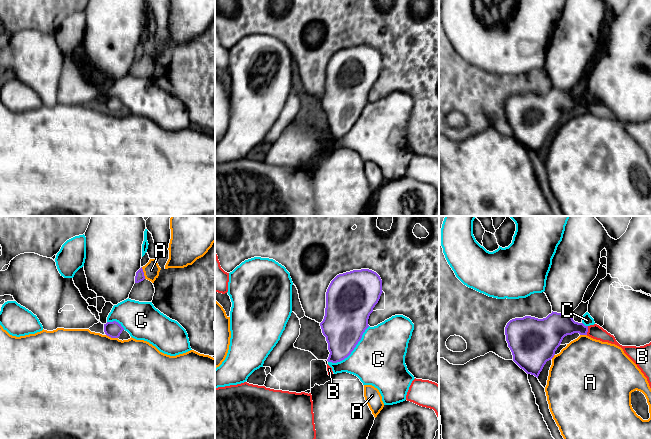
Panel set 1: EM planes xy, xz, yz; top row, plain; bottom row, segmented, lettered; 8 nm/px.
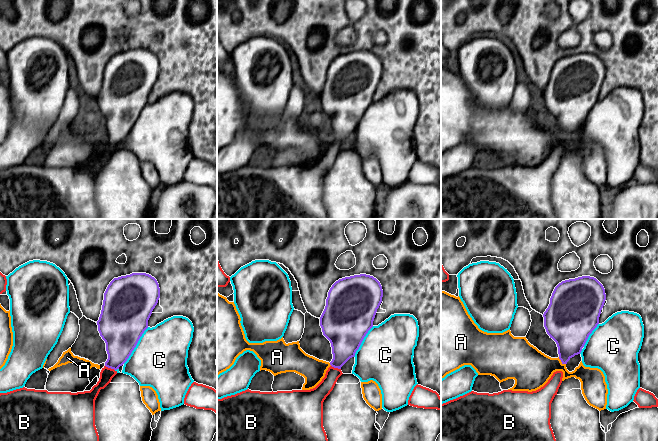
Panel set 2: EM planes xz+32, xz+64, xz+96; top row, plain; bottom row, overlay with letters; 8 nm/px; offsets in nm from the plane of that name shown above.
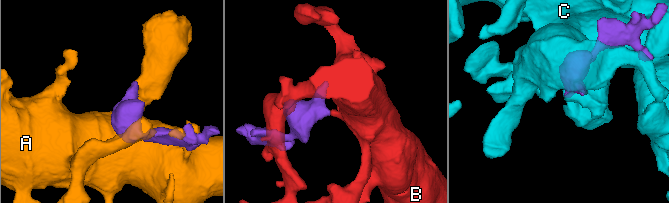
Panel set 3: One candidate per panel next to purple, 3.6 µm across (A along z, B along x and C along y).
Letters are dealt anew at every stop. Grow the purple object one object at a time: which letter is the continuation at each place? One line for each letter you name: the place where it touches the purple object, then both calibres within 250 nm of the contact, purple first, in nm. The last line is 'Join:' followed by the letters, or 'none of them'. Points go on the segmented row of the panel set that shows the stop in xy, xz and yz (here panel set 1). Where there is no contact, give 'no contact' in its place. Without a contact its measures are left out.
B: contact yz (587, 330); calibres 200 and 110 nm
Join: B

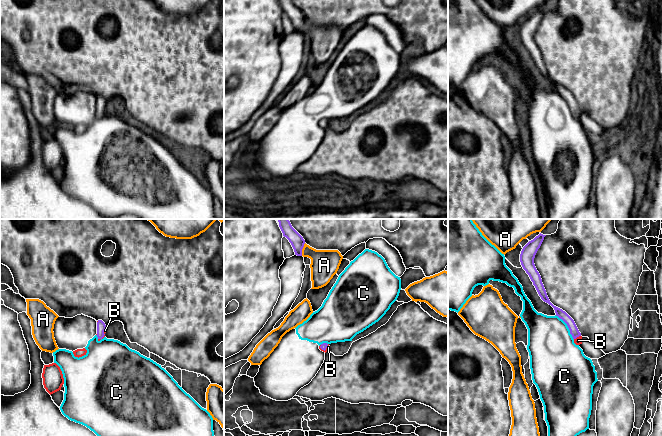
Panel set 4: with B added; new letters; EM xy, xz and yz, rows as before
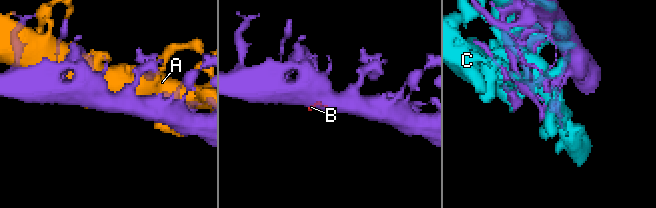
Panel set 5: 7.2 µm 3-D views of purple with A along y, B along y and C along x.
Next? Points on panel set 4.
B: contact xz (324, 350); calibres 50 and 30 nm
Join: B

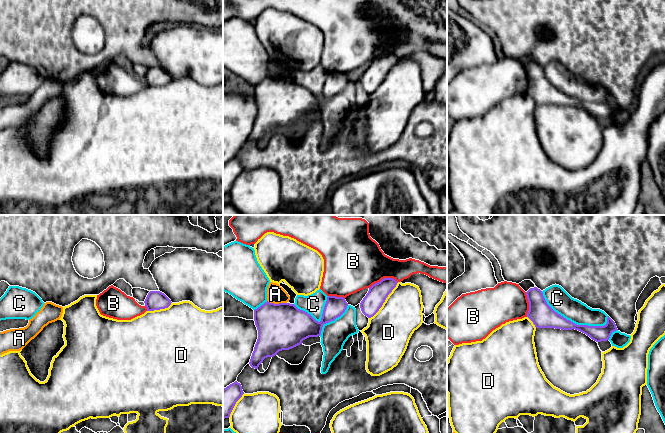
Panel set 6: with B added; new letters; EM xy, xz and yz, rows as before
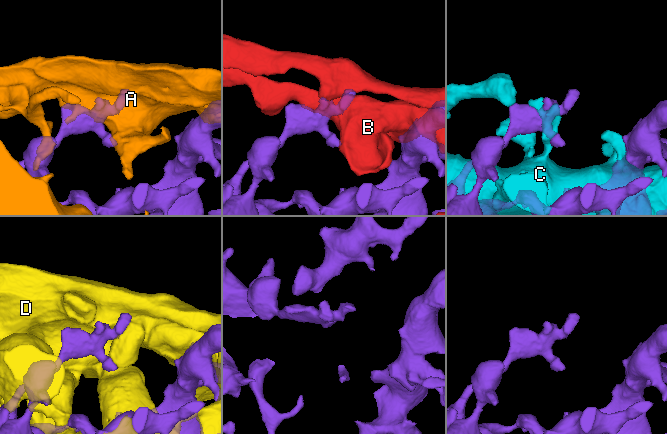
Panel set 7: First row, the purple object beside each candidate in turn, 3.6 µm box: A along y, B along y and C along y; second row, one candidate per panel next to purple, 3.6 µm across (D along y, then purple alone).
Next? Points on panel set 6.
Join: none of them

